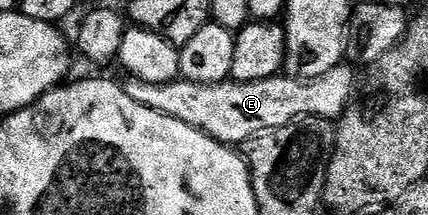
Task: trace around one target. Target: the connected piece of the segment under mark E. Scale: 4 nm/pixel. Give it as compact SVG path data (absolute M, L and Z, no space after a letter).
M344 62L312 80L290 74L270 76L257 82L237 82L228 78L219 84L189 82L182 78L164 84L131 80L126 90L133 102L141 102L141 106L149 106L149 110L157 110L157 114L177 118L177 122L185 122L185 126L193 126L222 144L243 146L263 132L272 132L304 116L338 121L357 96L354 71L350 63Z

